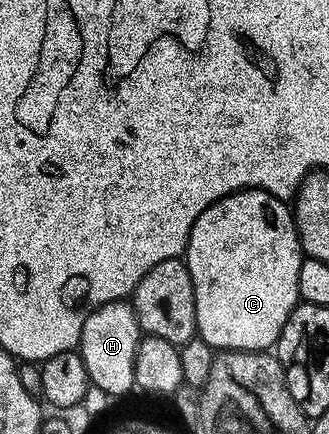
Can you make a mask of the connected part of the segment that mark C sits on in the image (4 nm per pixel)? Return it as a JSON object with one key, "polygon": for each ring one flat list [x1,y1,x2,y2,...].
{"polygon":[[237,190,211,204,195,220,183,255,195,288,197,334,214,351,268,351,276,347,289,313,298,305,299,264,303,257,292,209,265,190]]}

